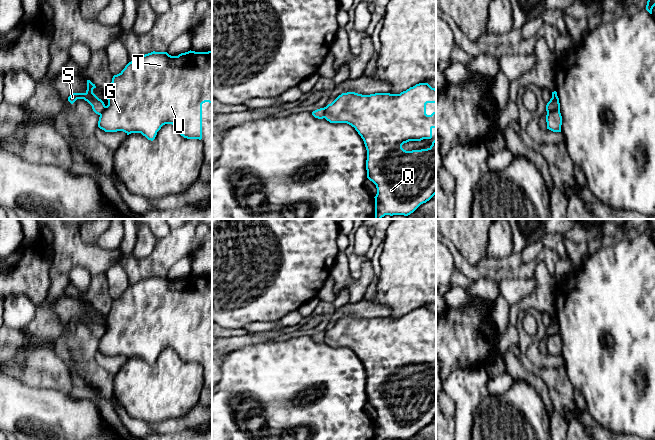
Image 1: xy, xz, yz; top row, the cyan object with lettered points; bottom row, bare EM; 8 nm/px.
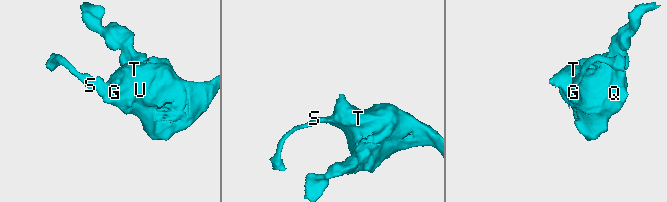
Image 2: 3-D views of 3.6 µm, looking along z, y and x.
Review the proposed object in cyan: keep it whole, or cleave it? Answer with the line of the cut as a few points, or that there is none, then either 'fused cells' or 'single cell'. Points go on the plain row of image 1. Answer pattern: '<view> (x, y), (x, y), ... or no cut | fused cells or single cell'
yz (559, 333), (547, 337) | fused cells

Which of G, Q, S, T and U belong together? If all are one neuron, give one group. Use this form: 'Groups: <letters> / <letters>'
Groups: G Q T U / S

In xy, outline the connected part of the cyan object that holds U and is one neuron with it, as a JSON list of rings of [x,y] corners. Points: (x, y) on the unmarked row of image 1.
[[[188,275],[178,280],[167,276],[151,276],[129,286],[112,302],[106,315],[108,329],[99,341],[98,351],[105,356],[123,355],[127,359],[141,357],[153,365],[157,356],[165,348],[172,348],[179,358],[187,363],[202,363],[202,328],[212,328],[212,275]]]

